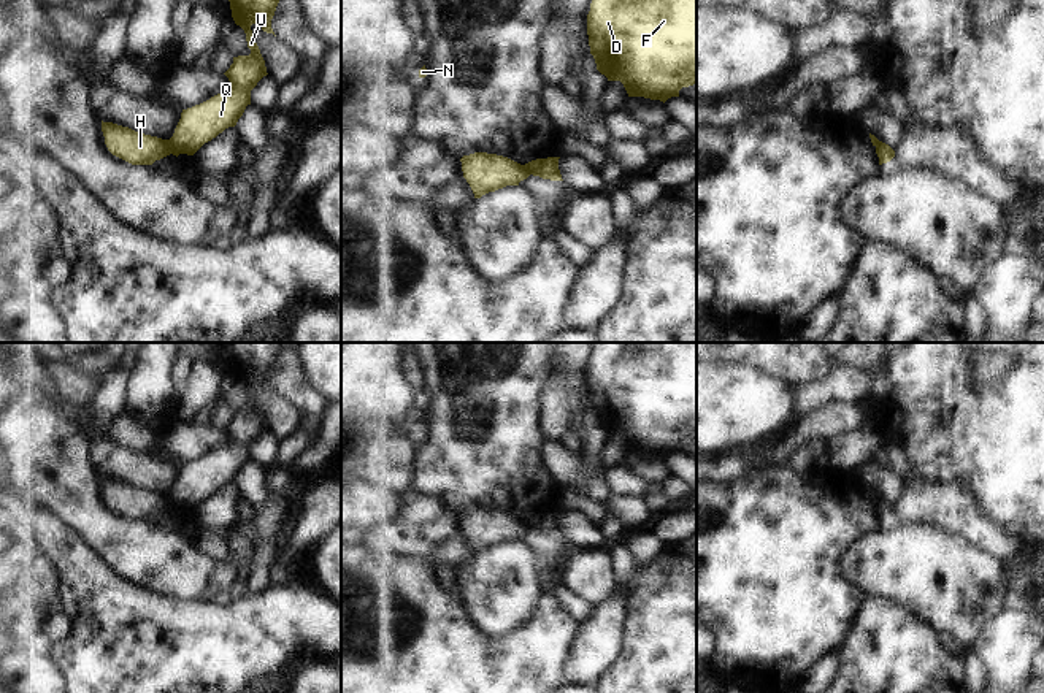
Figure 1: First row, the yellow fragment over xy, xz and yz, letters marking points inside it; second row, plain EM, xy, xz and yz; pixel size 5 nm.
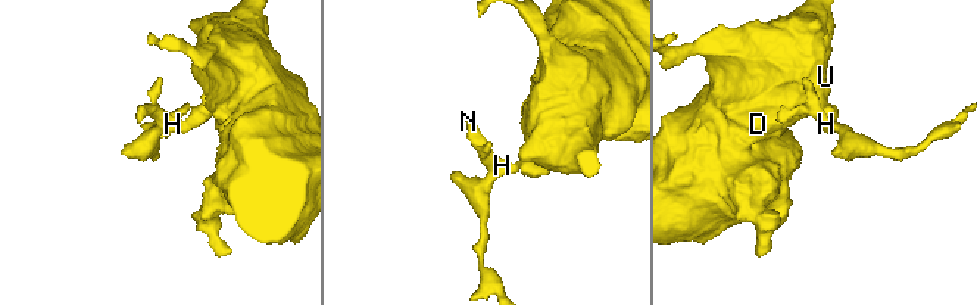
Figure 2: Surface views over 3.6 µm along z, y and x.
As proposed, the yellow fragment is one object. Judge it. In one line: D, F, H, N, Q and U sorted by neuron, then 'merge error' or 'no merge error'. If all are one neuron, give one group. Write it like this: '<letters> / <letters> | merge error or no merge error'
D F Q U / H N | merge error

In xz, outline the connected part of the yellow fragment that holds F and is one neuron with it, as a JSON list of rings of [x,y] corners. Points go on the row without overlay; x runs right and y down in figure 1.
[[[595,343],[587,369],[587,390],[597,425],[605,430],[608,436],[620,436],[628,452],[644,452],[665,458],[671,452],[679,452],[682,442],[697,439],[697,343]]]

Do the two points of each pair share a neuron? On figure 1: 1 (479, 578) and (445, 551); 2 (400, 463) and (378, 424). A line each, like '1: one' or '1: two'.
1: two
2: two

